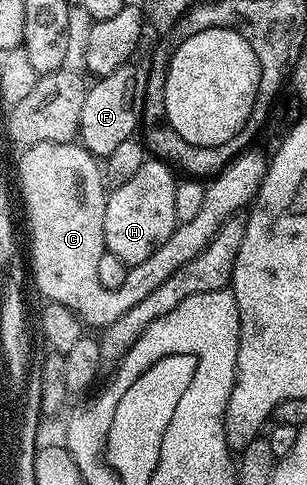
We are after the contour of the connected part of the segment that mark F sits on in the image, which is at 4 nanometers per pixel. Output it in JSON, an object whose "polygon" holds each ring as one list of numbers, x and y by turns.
{"polygon":[[133,58,123,64,114,74,99,77,89,87,86,102,82,104,82,122,80,123,79,143,83,144,93,156,106,158,114,154,115,148,122,142,137,135,136,127,140,124,140,115,146,103,146,86,150,71,149,61]]}

